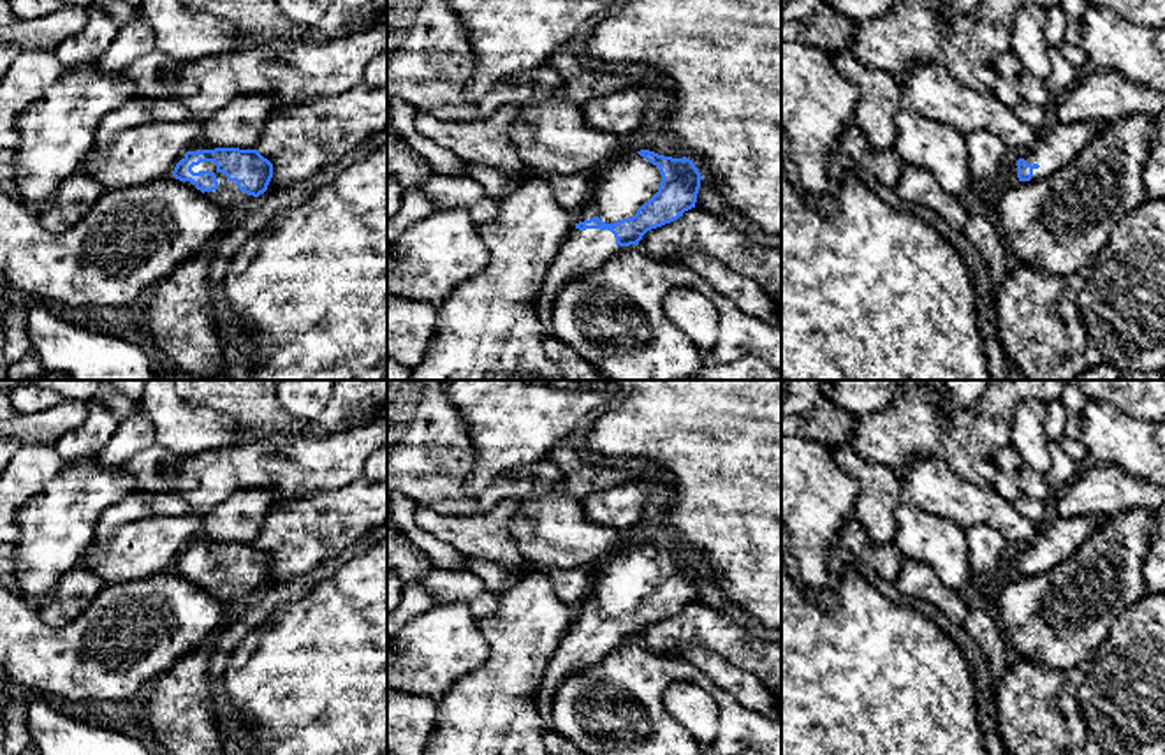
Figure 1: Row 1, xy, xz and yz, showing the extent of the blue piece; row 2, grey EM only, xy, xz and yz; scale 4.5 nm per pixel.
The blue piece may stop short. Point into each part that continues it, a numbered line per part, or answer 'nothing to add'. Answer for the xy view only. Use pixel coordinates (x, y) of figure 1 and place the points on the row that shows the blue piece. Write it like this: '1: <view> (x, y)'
1: xy (227, 196)

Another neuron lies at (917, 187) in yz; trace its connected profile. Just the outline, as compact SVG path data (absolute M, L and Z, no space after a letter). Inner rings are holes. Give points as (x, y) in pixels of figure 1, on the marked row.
M903 165L896 192L903 201L934 211L950 229L964 231L968 201L947 194L927 171Z

